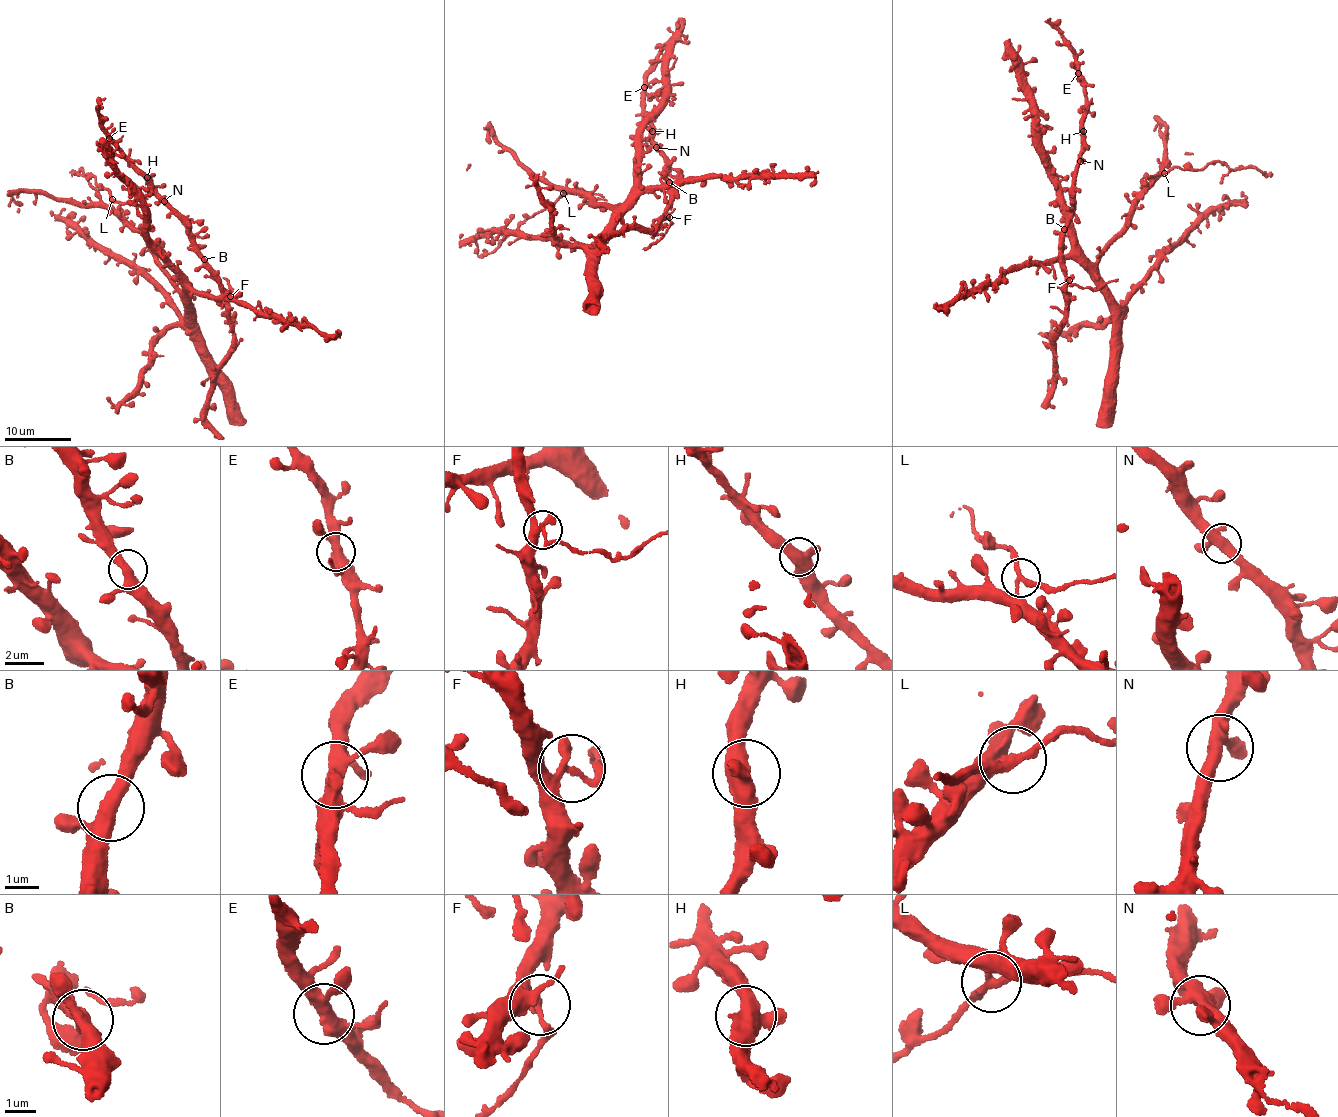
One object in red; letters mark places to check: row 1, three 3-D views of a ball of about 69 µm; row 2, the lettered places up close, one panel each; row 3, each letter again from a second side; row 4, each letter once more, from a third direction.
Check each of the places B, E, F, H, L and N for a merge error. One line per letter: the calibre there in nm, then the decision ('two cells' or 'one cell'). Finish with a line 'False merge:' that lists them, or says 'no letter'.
B: 360 nm thick; one cell
E: 400 nm thick; one cell
F: 240 nm thick; two cells
H: 440 nm thick; one cell
L: 220 nm thick; two cells
N: 400 nm thick; one cell
False merge: F, L

